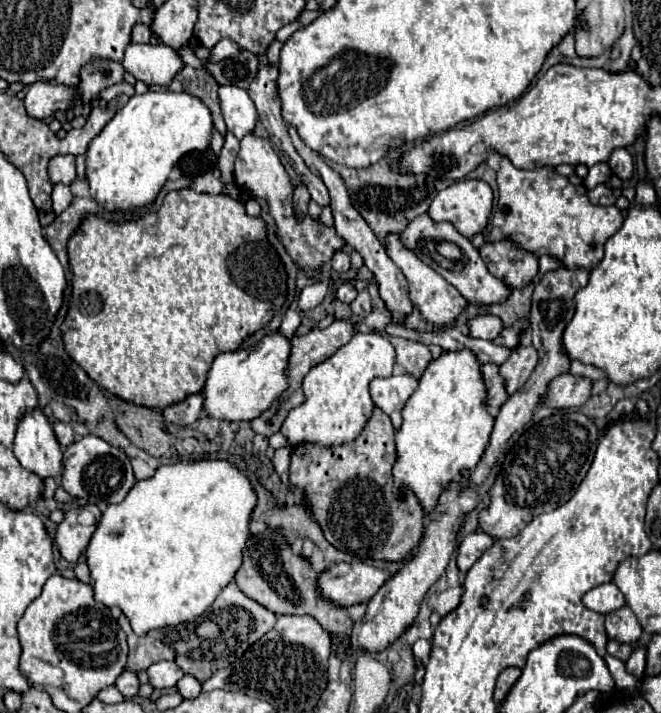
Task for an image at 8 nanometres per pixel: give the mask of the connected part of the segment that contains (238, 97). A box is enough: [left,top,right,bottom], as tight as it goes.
[219,86,257,140]

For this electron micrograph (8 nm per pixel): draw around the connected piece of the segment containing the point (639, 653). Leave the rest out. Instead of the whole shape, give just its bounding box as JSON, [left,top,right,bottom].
[625,646,645,678]

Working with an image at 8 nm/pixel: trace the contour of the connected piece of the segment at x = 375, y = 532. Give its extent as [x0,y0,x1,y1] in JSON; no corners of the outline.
[289,408,425,562]

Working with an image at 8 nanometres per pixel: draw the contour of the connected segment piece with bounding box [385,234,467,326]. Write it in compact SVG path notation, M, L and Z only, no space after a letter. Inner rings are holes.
M391 234L387 238L387 254L389 258L399 266L399 270L405 274L407 282L409 282L409 296L411 296L411 302L415 308L419 308L419 312L423 314L425 320L433 322L435 326L445 326L445 324L451 324L465 308L465 298L455 290L455 286L451 286L443 276L439 276L433 268L429 268L427 264L423 264L411 250L405 250L399 236Z

